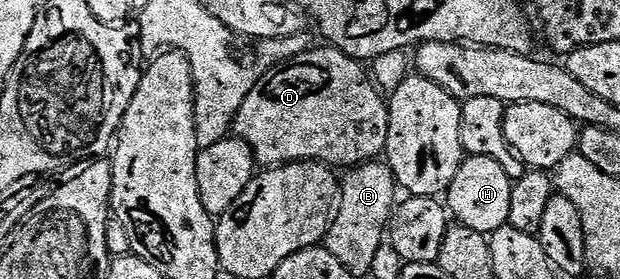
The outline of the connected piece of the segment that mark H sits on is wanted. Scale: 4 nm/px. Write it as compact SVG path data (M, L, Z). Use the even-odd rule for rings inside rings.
M466 155L447 193L447 208L456 223L476 232L491 234L508 224L511 214L511 192L514 177L502 161L486 156Z

